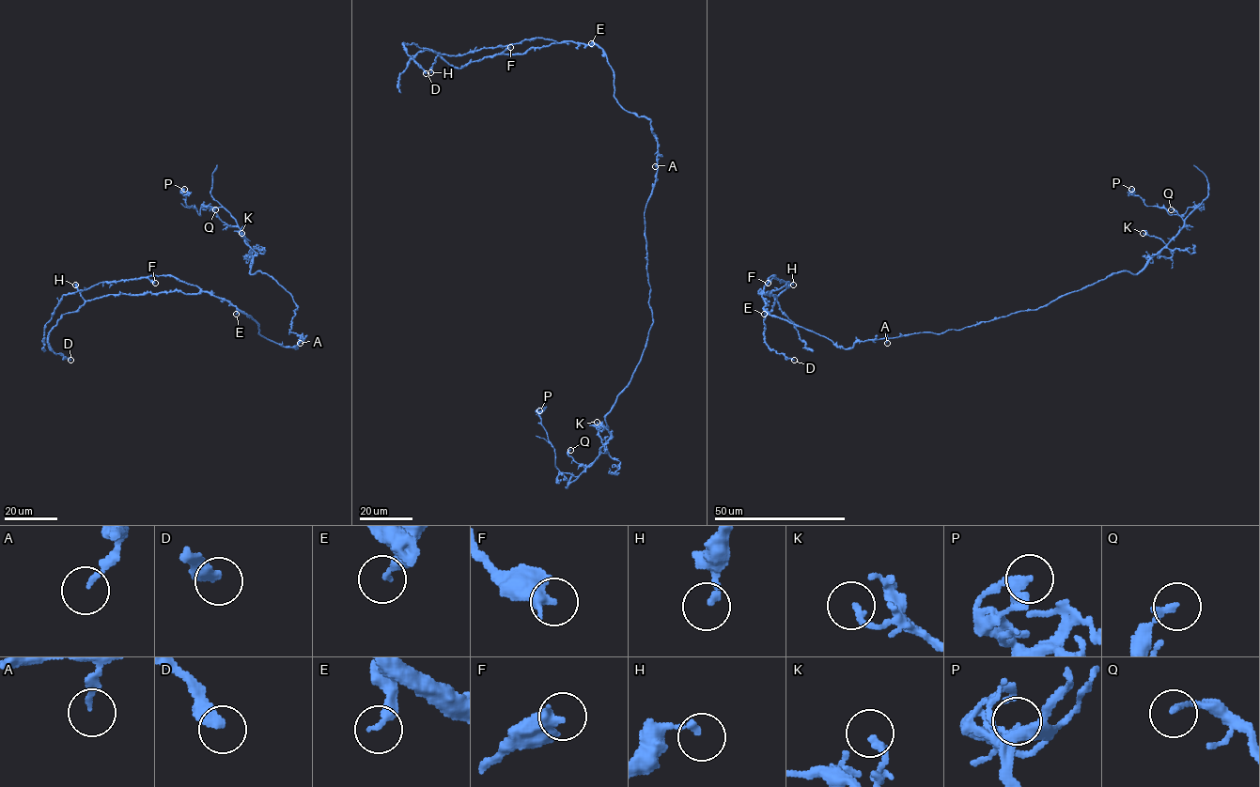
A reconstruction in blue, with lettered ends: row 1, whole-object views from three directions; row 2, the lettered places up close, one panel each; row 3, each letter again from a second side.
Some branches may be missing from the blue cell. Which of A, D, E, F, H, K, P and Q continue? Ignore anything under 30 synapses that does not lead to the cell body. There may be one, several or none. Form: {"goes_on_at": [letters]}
{"goes_on_at": []}

